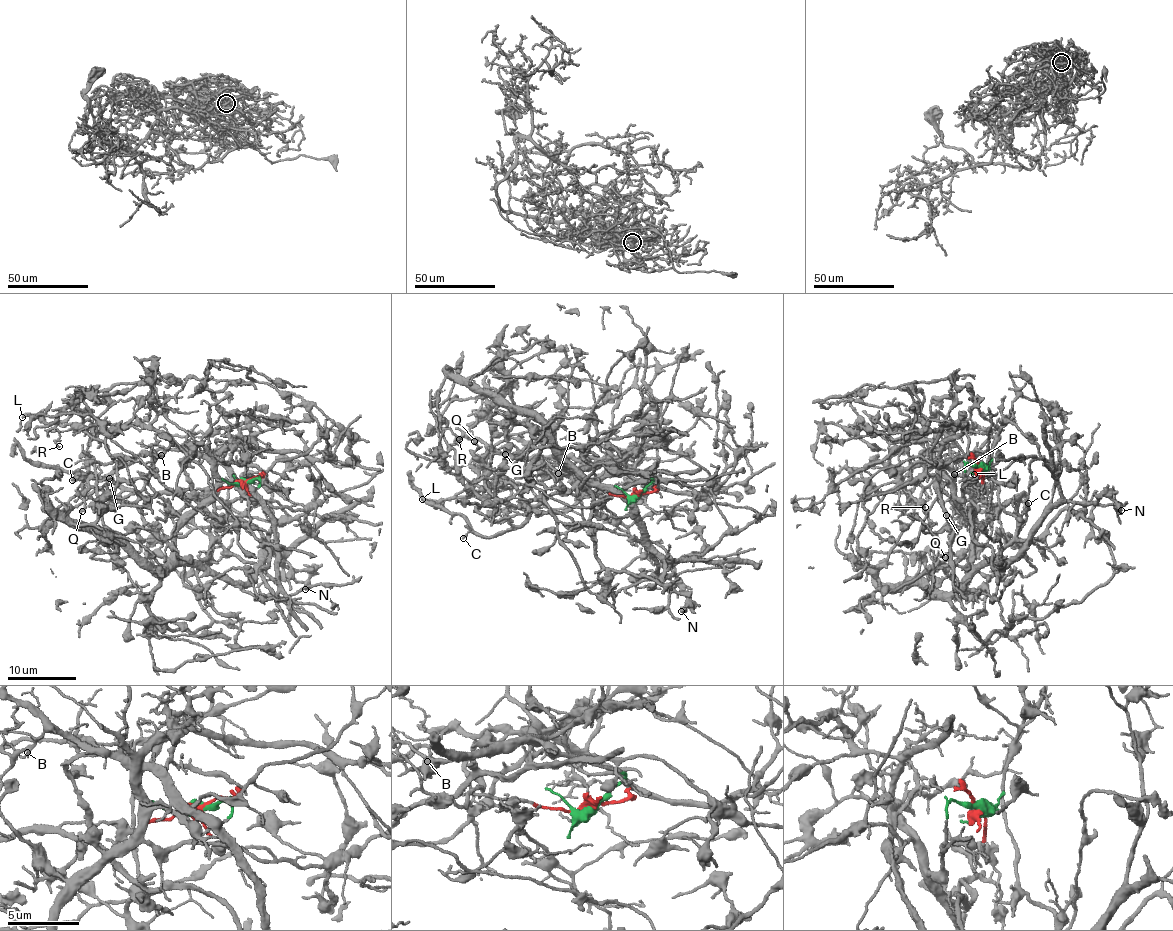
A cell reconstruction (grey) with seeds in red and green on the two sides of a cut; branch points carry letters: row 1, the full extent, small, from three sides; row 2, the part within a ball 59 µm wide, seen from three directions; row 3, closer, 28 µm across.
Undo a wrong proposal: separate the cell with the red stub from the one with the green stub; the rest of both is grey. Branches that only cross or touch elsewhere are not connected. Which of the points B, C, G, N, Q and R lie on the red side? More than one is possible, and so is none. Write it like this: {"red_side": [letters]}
{"red_side": ["B", "C", "G", "Q", "R"]}

